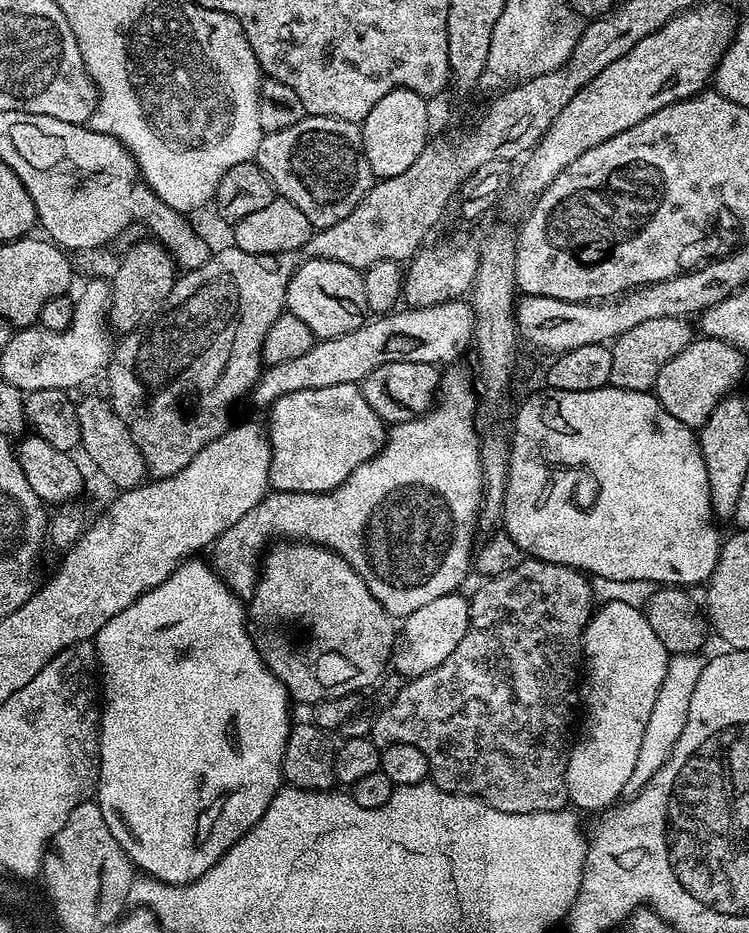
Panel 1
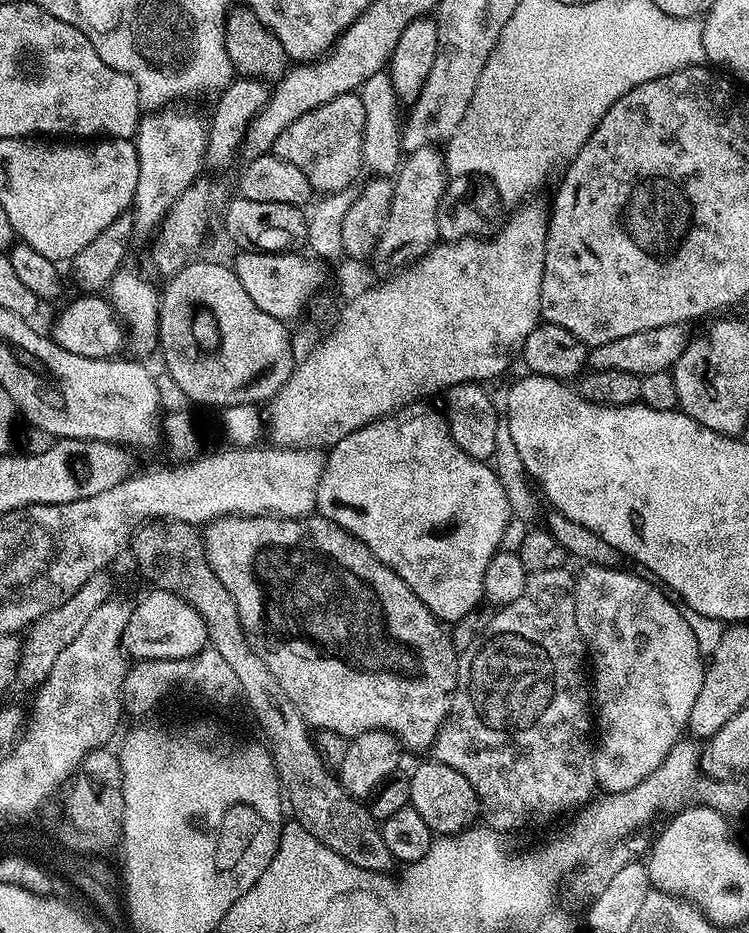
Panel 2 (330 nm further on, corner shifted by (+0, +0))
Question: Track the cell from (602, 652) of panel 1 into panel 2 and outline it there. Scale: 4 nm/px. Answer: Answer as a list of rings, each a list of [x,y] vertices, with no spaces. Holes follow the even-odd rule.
[[[588,564],[580,569],[582,569],[581,572],[575,573],[576,617],[578,618],[578,630],[590,653],[590,668],[594,673],[594,724],[598,729],[598,743],[594,748],[596,782],[608,794],[634,790],[634,786],[638,786],[643,780],[650,778],[650,774],[654,774],[654,770],[658,770],[658,766],[662,766],[662,762],[670,754],[670,750],[685,735],[690,709],[694,707],[694,702],[698,699],[698,690],[702,690],[706,660],[700,653],[699,642],[694,638],[694,631],[690,628],[690,623],[682,618],[678,608],[664,596],[659,587],[644,580],[636,572],[623,572],[624,568],[620,566],[607,568],[605,565]]]

